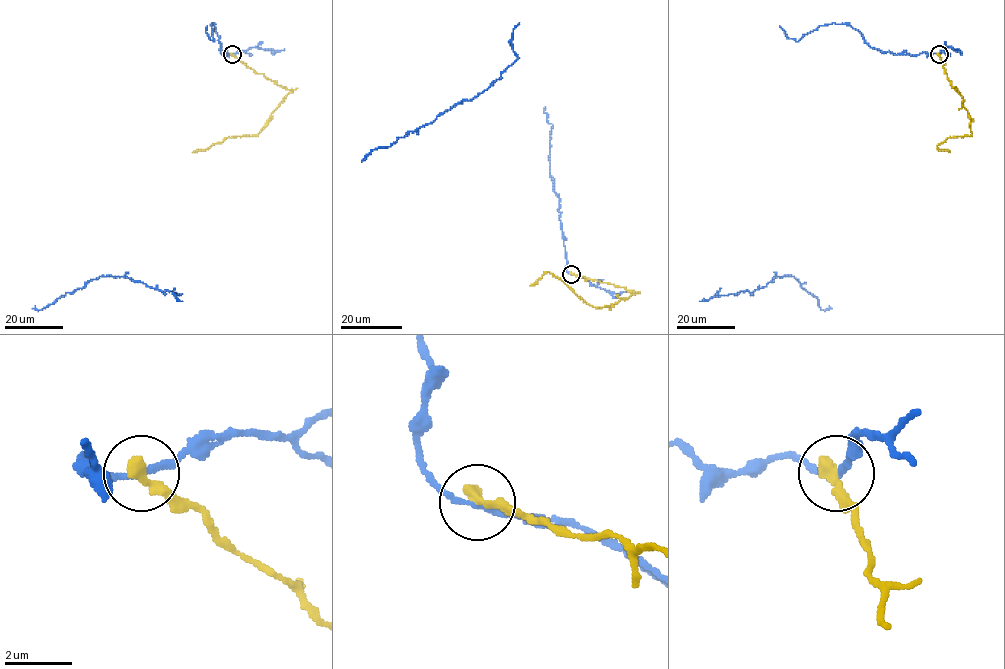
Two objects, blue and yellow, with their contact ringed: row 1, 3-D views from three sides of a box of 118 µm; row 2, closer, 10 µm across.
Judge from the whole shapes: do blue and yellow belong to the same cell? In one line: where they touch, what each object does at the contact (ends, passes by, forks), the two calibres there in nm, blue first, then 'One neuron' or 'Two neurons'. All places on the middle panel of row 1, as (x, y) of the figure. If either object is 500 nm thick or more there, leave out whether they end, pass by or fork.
Place: (571, 274). At the ring blue passes by. At the ring yellow ends. Thickness 150 nm (blue) against 400 nm. Two neurons

